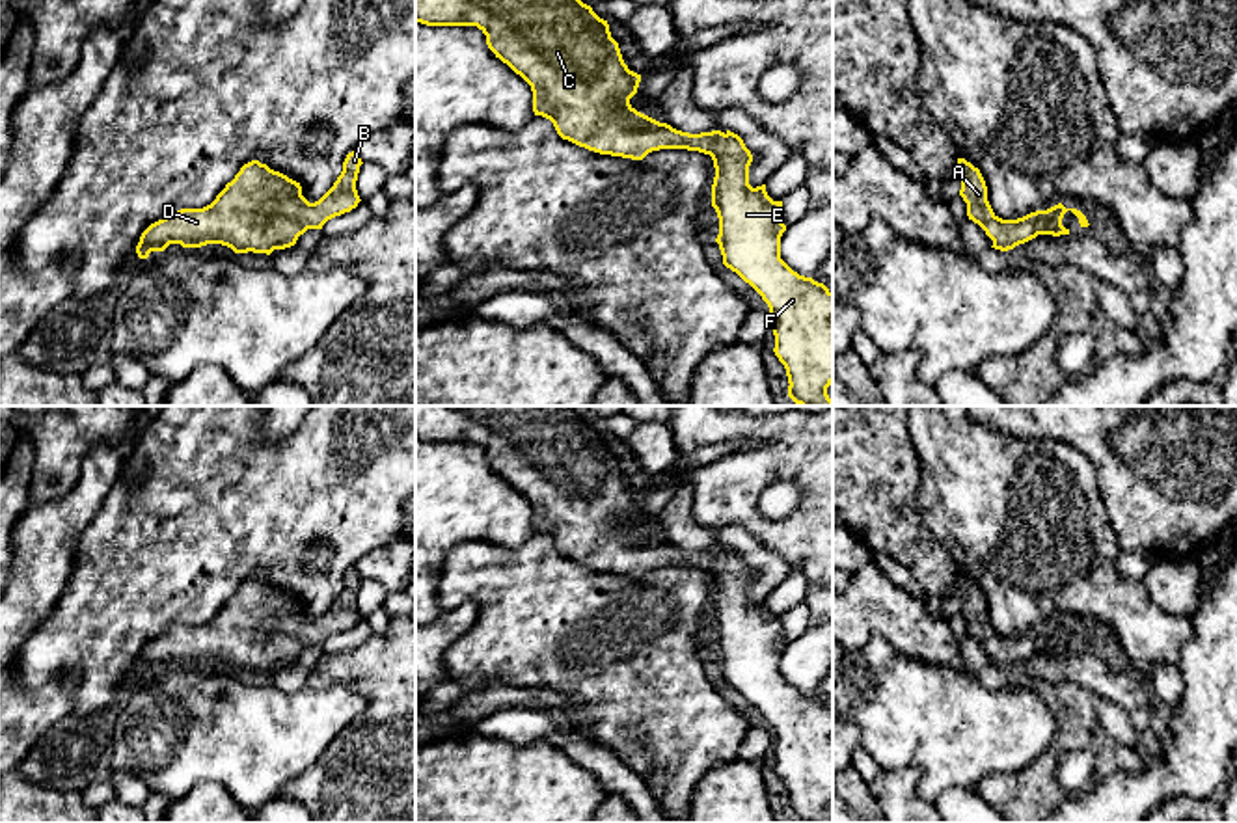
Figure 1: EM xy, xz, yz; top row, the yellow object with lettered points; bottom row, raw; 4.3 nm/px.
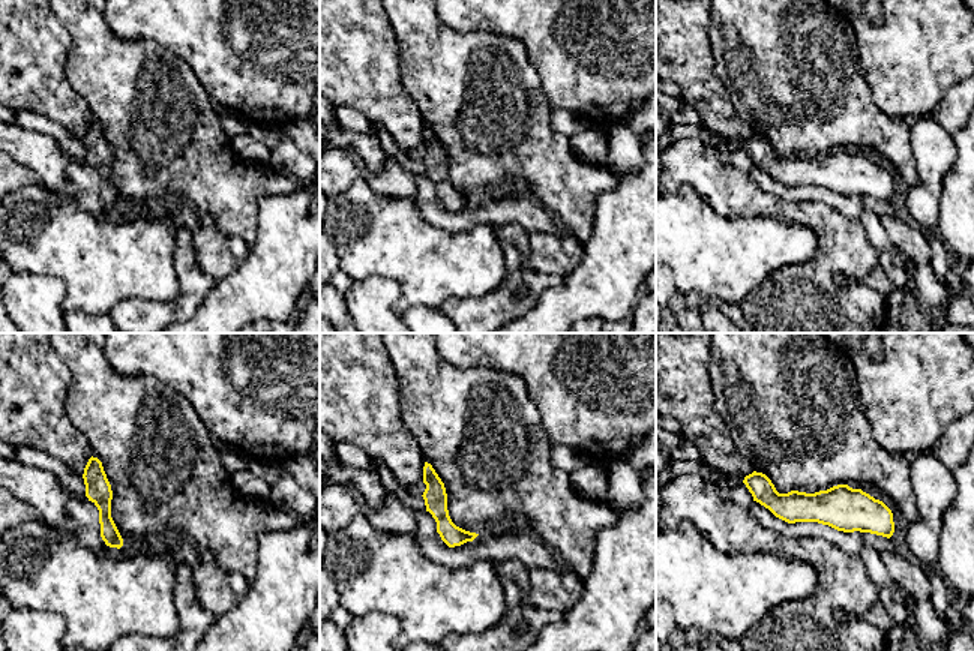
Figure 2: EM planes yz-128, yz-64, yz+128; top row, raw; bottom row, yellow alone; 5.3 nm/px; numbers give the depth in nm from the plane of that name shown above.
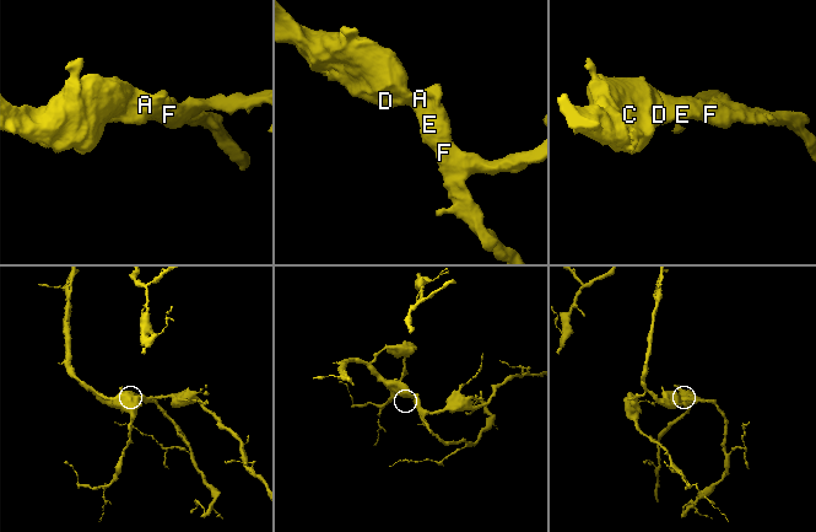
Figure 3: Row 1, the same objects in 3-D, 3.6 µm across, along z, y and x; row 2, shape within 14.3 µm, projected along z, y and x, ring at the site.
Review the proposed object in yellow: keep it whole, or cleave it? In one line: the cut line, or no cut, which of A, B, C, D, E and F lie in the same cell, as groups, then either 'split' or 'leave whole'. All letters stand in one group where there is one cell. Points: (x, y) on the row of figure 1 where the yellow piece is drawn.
no cut; A B C D E F; leave whole

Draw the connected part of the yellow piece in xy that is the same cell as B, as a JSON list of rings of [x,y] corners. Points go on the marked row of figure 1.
[[[352,151],[333,186],[315,203],[302,196],[300,182],[259,160],[240,168],[231,182],[203,209],[171,210],[140,236],[136,253],[147,259],[170,244],[201,248],[222,244],[235,253],[266,253],[296,244],[307,229],[322,225],[361,201],[356,181],[361,158]]]

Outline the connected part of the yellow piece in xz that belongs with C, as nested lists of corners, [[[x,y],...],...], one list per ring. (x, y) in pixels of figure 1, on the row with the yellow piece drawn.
[[[415,0],[415,22],[427,26],[477,26],[486,35],[488,48],[520,74],[533,91],[533,112],[550,119],[563,140],[600,155],[643,160],[659,149],[687,149],[710,155],[715,168],[712,207],[719,218],[723,264],[749,283],[768,304],[775,335],[775,356],[786,369],[788,397],[799,406],[833,406],[827,387],[833,384],[833,292],[812,277],[799,276],[781,259],[782,201],[773,201],[766,184],[749,184],[751,151],[743,140],[727,130],[689,134],[637,112],[630,99],[637,93],[641,74],[628,69],[618,43],[611,37],[607,20],[600,19],[581,0]]]

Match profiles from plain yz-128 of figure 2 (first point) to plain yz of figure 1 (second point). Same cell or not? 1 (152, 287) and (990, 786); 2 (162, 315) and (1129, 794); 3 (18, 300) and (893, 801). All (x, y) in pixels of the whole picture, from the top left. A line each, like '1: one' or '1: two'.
1: two
2: two
3: one

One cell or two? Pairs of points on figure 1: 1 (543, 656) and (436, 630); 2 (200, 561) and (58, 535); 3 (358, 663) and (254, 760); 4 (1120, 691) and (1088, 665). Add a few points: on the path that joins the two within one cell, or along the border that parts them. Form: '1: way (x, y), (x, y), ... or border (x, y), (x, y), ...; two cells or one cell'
1: border (470, 598), (475, 622), (446, 652), (448, 676); two cells
2: border (103, 501), (82, 533), (67, 581); two cells
3: border (308, 684), (313, 688), (347, 684), (367, 704); two cells
4: way (1113, 684), (1096, 673); one cell

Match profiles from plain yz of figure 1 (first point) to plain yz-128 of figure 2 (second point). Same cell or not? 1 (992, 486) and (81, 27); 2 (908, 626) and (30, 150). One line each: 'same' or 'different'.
1: same
2: different

